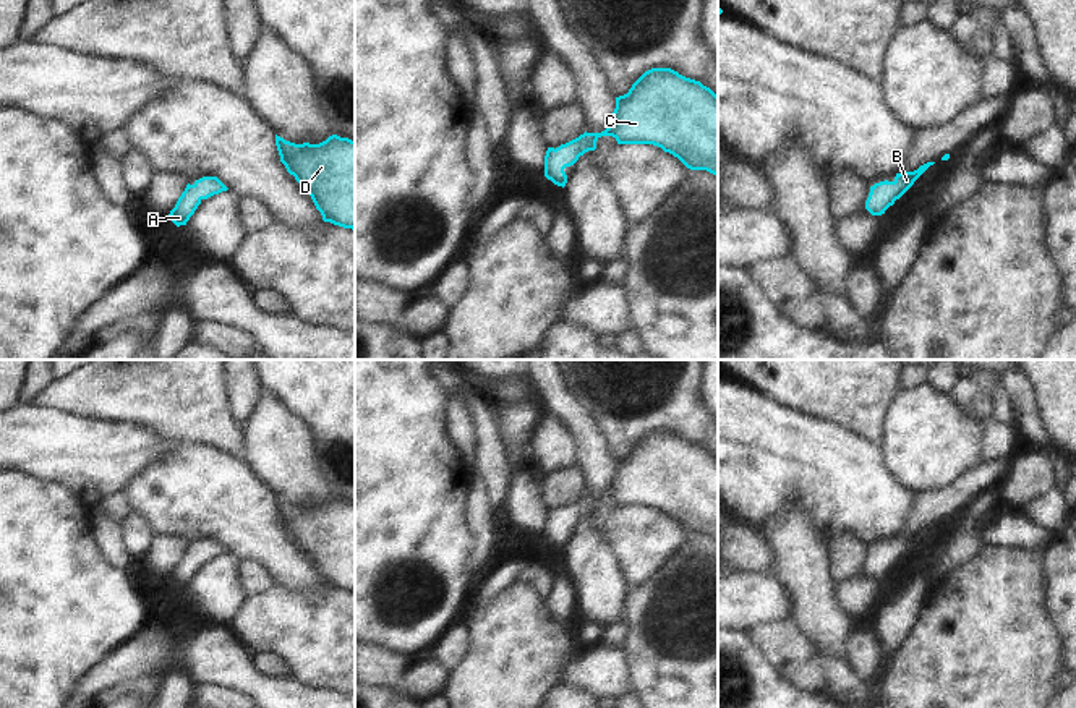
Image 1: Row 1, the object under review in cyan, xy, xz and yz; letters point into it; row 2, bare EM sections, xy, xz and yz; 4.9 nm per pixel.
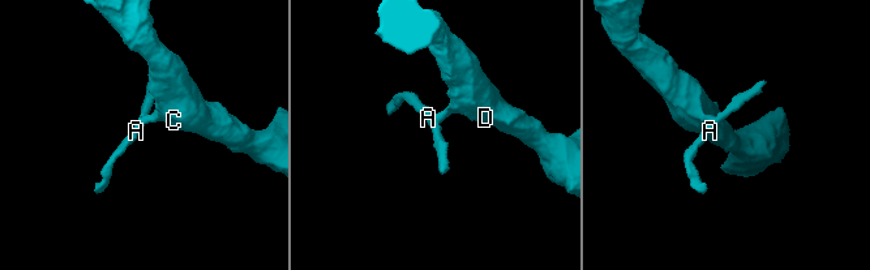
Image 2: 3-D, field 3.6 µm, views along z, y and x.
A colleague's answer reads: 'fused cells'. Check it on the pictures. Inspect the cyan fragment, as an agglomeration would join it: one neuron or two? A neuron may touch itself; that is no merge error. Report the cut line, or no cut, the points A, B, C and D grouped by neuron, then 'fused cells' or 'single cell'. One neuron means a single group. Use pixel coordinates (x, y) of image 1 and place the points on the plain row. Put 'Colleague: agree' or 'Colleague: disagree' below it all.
no cut | A B C D | single cell
Colleague: disagree

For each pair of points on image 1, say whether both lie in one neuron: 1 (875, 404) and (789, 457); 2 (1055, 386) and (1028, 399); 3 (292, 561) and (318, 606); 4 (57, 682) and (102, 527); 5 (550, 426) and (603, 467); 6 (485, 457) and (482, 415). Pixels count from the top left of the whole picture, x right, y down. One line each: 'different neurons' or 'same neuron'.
1: different neurons
2: different neurons
3: different neurons
4: different neurons
5: different neurons
6: same neuron

